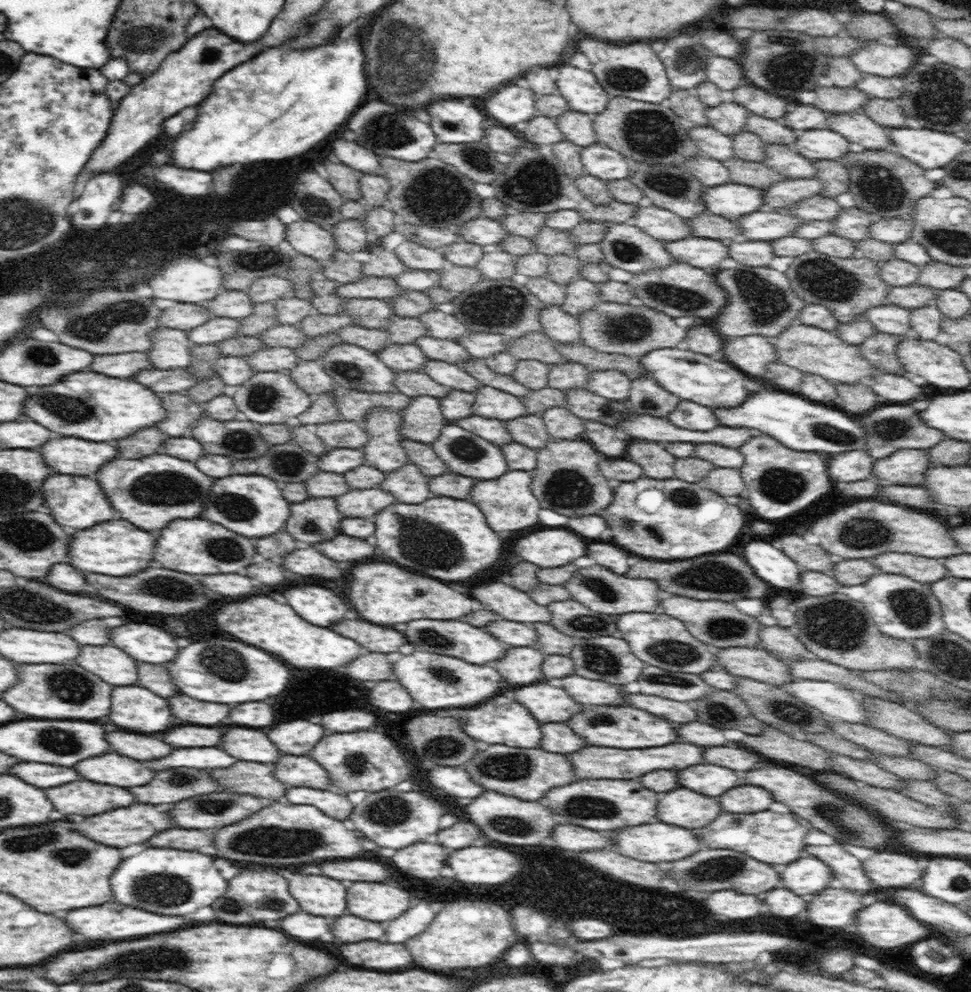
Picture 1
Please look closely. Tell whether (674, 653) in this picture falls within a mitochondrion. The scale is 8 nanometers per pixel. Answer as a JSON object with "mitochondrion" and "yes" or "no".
{"mitochondrion":"yes"}

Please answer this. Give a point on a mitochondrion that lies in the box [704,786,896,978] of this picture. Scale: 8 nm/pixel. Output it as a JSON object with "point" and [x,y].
{"point":[832,815]}

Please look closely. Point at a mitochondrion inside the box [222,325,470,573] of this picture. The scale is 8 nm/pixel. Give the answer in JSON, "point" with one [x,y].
{"point":[290,465]}

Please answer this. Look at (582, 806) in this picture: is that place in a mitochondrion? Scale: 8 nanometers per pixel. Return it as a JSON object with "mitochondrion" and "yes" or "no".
{"mitochondrion":"yes"}

